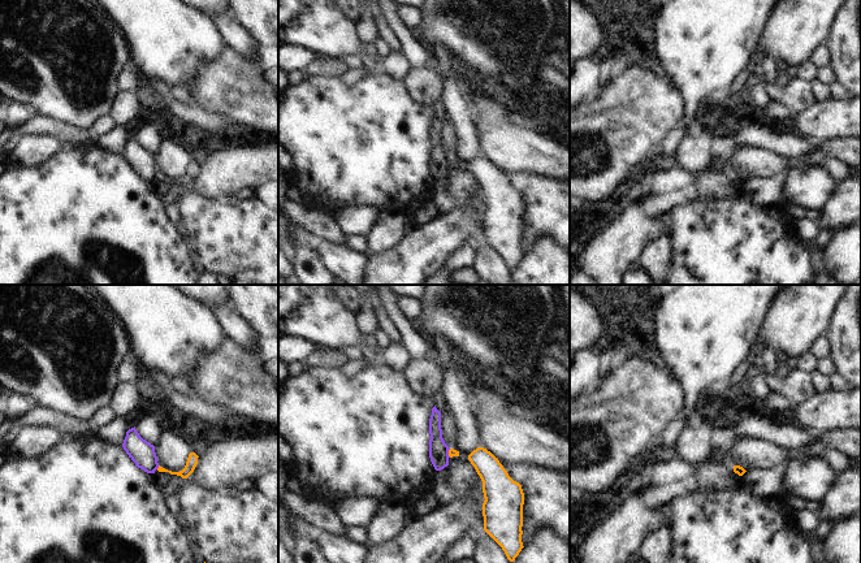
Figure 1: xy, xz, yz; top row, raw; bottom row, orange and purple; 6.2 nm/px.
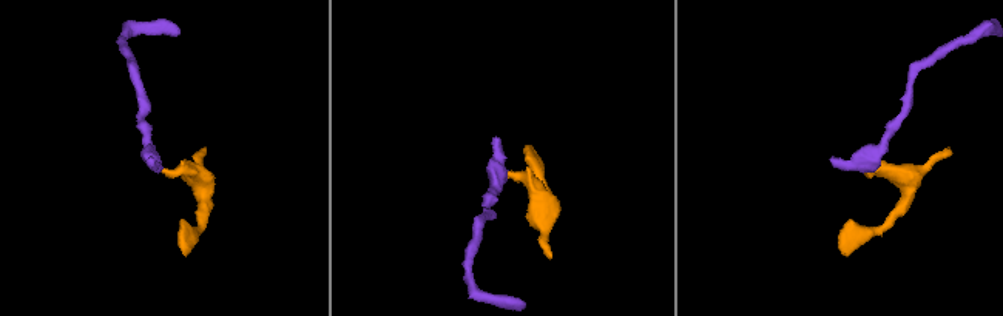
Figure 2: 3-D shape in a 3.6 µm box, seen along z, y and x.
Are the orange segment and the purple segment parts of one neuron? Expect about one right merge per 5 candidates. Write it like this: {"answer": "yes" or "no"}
{"answer": "no"}

